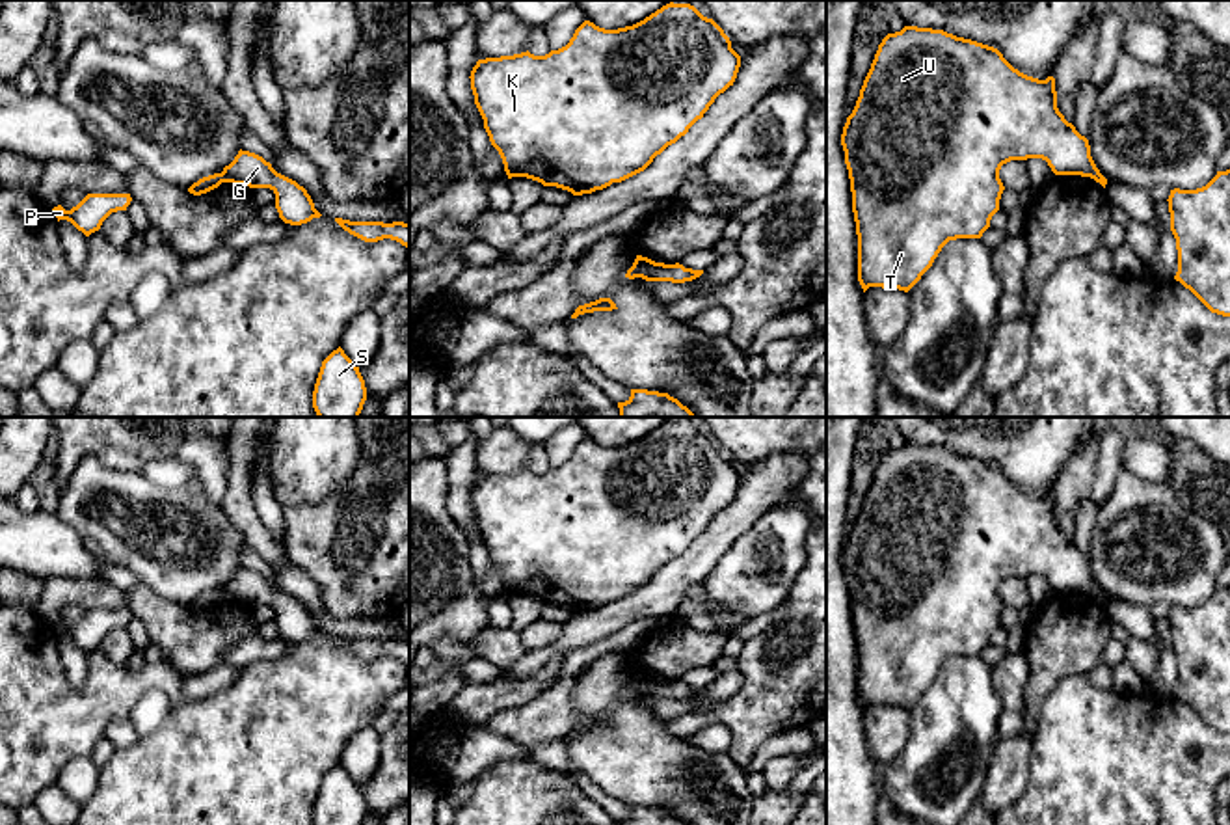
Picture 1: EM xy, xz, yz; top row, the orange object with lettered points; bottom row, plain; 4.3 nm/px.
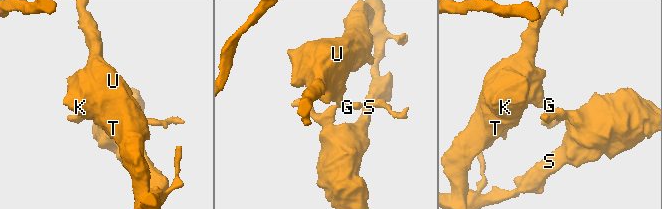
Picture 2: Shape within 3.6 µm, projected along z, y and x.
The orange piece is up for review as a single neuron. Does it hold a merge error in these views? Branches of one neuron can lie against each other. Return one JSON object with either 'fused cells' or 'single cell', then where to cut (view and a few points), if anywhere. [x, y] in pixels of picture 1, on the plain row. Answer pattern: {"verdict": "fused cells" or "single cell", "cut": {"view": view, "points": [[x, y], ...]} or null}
{"verdict": "fused cells", "cut": {"view": "xy", "points": [[218, 591], [224, 598]]}}

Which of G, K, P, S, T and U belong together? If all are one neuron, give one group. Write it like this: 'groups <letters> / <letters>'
groups G K T U / P S

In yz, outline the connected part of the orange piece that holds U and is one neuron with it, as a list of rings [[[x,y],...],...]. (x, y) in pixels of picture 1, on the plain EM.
[[[904,443],[901,449],[888,451],[878,462],[871,486],[860,507],[856,523],[843,544],[841,562],[845,568],[845,581],[850,596],[852,629],[858,652],[858,698],[863,710],[869,704],[893,704],[908,710],[932,683],[934,676],[949,657],[981,656],[983,650],[990,644],[992,633],[999,628],[999,616],[1005,607],[999,596],[999,587],[1010,577],[1042,575],[1048,579],[1055,592],[1081,592],[1094,598],[1102,592],[1090,574],[1089,557],[1081,553],[1057,525],[1053,494],[1048,494],[1046,497],[1027,494],[1014,486],[994,464],[956,454],[943,447],[917,443]]]

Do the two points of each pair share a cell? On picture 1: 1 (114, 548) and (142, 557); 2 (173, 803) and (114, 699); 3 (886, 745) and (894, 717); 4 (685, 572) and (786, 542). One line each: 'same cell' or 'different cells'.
1: same cell
2: different cells
3: same cell
4: different cells

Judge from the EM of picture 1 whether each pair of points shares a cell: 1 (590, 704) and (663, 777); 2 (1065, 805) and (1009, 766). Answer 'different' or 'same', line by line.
1: same
2: different

